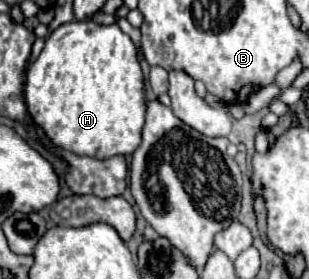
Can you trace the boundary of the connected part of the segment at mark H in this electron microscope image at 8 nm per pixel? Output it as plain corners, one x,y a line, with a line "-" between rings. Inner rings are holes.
72,20
58,26
48,38
42,54
28,68
26,102
32,118
44,128
54,146
70,150
78,156
110,158
116,154
132,154
140,146
142,122
146,114
146,88
136,48
118,24
96,24

